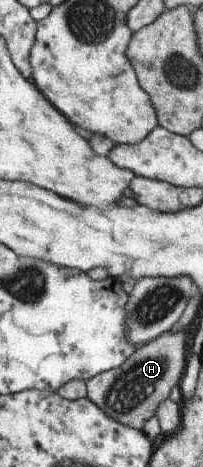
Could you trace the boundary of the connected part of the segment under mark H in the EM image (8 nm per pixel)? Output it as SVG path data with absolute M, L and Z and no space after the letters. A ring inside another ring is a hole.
M184 332L162 333L154 340L138 348L116 368L96 373L86 379L85 388L88 400L91 400L104 414L117 423L141 430L142 424L154 414L156 407L168 397L172 386L179 384L182 369L185 368Z

